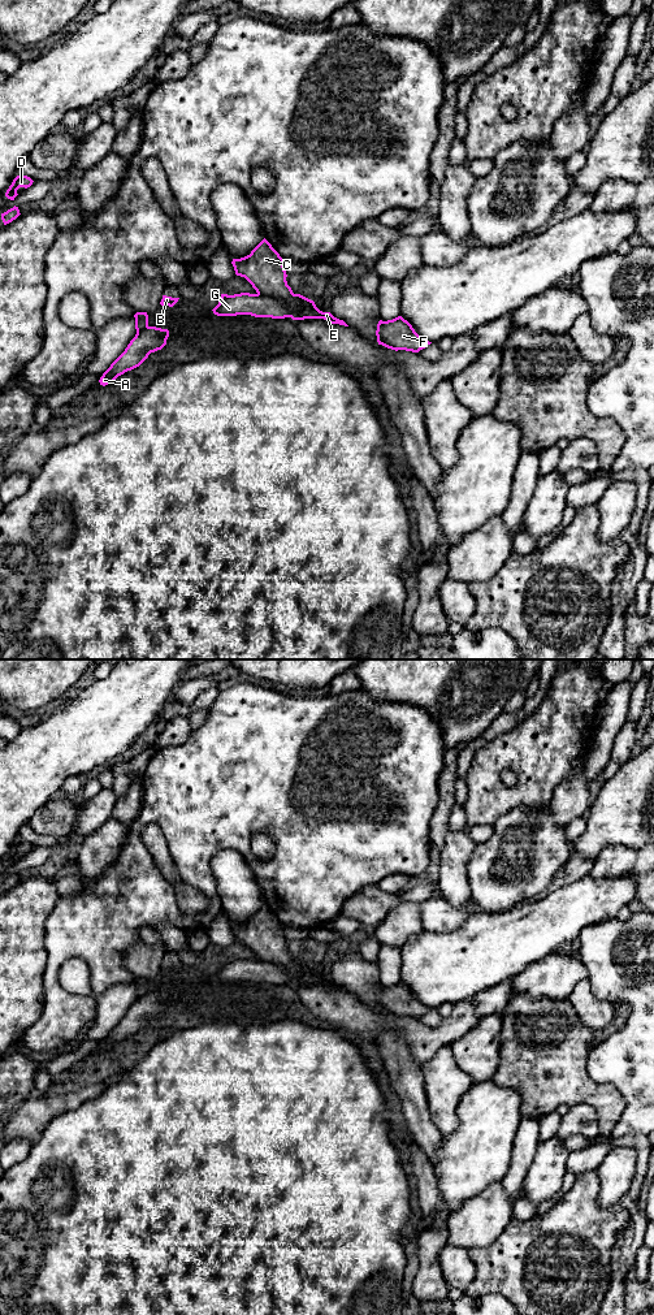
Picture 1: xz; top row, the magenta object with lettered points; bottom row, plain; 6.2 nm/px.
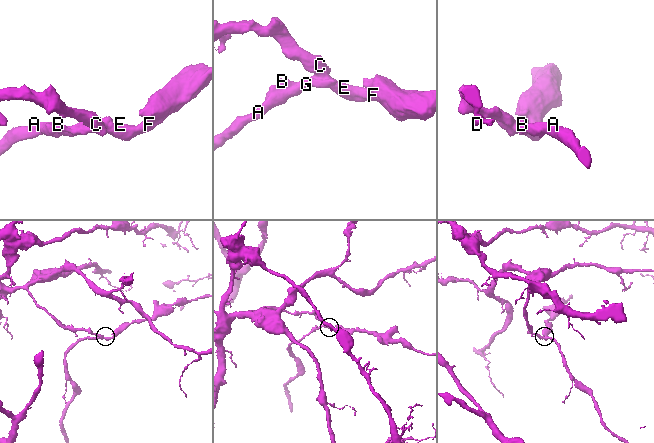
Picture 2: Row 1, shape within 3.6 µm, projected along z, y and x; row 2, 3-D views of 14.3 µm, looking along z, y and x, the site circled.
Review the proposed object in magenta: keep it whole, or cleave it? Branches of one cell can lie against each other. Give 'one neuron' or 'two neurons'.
two neurons

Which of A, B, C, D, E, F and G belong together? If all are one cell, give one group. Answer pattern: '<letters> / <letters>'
A G / B C D E F

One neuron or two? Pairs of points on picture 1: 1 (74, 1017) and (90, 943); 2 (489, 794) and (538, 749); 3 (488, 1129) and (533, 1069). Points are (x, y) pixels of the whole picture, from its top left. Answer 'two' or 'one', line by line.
1: one
2: one
3: two

